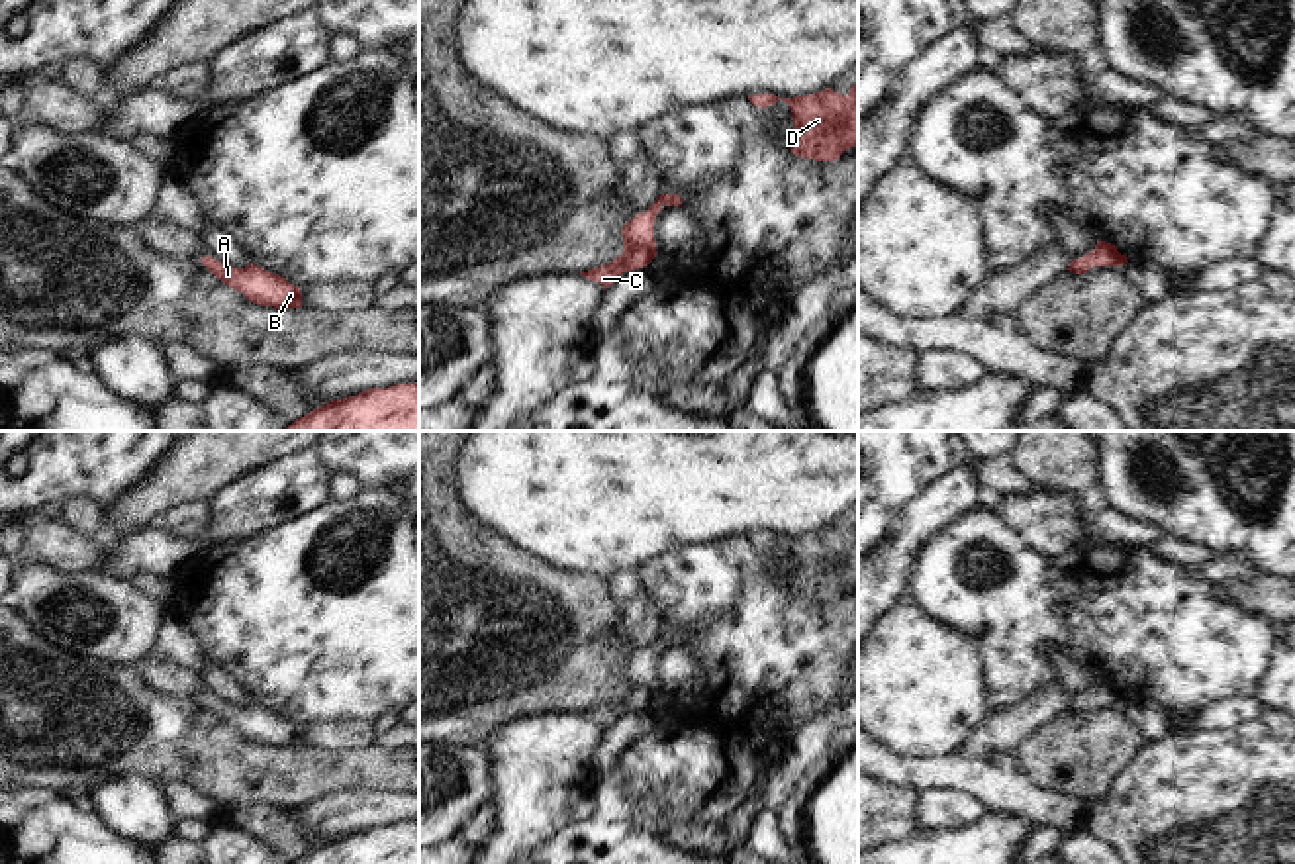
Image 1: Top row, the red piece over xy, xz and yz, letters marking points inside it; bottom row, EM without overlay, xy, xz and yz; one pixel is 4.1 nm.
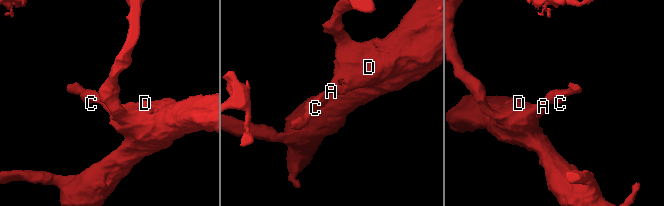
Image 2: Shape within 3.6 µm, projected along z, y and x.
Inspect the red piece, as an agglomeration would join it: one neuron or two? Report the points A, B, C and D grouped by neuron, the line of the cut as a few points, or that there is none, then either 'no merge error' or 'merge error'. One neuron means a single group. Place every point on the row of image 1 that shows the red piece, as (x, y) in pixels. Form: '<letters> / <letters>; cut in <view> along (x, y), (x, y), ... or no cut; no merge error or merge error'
A B C D; no cut; no merge error

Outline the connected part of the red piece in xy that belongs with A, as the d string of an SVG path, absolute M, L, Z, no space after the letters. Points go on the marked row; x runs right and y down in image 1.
M210 255L200 261L217 280L241 292L253 304L278 310L302 308L300 288L280 274L266 272L251 263L245 268L233 268Z

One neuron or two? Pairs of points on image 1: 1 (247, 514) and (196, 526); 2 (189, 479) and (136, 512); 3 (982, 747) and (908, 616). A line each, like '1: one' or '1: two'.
1: two
2: one
3: two

